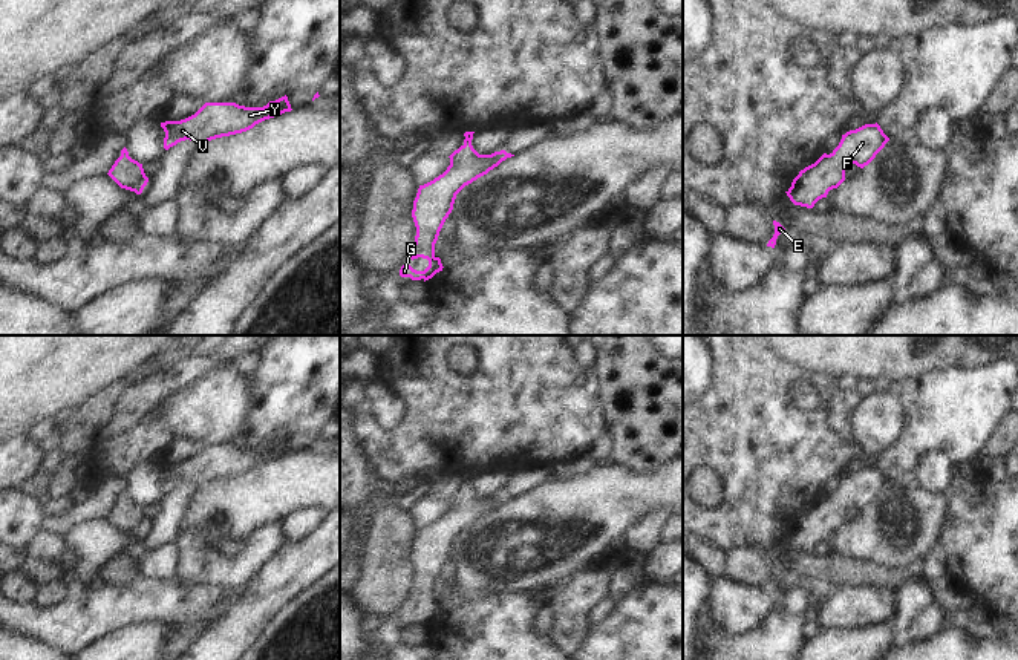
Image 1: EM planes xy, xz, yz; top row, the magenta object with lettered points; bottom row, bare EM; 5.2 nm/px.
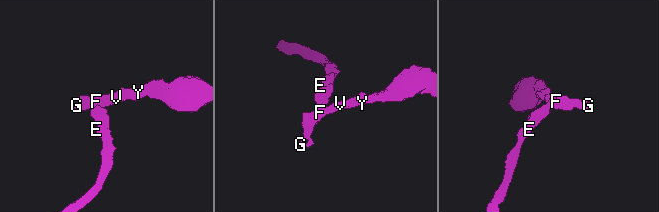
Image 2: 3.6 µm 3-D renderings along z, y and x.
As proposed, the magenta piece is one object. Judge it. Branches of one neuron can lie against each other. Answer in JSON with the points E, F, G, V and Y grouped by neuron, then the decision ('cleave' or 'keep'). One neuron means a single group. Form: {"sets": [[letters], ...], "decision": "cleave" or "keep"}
{"sets": [["E", "F", "G", "V", "Y"]], "decision": "keep"}

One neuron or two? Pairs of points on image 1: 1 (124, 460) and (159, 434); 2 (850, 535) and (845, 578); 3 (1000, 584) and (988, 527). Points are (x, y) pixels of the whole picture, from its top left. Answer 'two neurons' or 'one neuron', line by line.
1: one neuron
2: two neurons
3: one neuron

